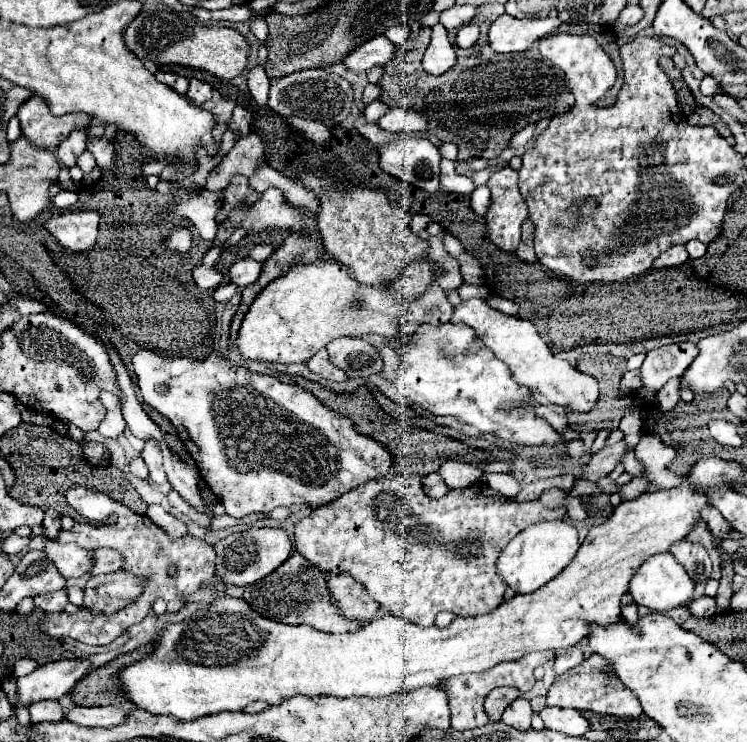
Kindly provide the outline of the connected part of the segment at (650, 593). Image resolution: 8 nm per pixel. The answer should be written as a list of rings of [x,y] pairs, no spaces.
[[[659,553],[659,555],[651,555],[651,559],[647,559],[639,571],[635,573],[635,577],[629,583],[629,593],[633,595],[637,605],[645,605],[653,611],[669,611],[675,609],[683,603],[689,601],[689,597],[693,595],[693,581],[689,579],[689,575],[685,573],[685,569],[675,561],[675,557],[671,553]]]

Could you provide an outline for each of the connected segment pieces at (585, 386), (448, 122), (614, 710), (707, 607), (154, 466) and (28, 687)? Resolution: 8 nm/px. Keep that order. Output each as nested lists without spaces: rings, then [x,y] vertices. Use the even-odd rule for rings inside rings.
[[[467,299],[467,301],[461,301],[453,309],[451,323],[469,325],[475,331],[475,335],[483,341],[483,345],[487,349],[491,349],[495,353],[495,357],[501,359],[511,369],[511,373],[515,375],[515,381],[519,381],[521,385],[525,385],[531,391],[539,391],[553,405],[571,407],[579,413],[593,409],[593,405],[597,401],[597,381],[593,377],[569,367],[567,361],[557,359],[549,351],[545,341],[539,337],[535,325],[531,321],[505,315],[505,313],[489,307],[489,303],[485,299]]]
[[[425,27],[417,39],[411,37],[403,49],[395,51],[393,61],[383,67],[379,101],[387,107],[413,107],[417,113],[425,115],[433,135],[443,143],[455,143],[459,147],[459,161],[471,157],[495,159],[509,147],[511,137],[521,127],[565,113],[575,103],[573,93],[565,87],[563,75],[539,55],[537,47],[517,55],[501,55],[481,41],[481,51],[475,59],[471,59],[471,55],[459,55],[457,63],[447,73],[433,77],[421,67],[427,45],[429,31]]]
[[[591,655],[581,665],[565,671],[561,677],[557,677],[547,693],[547,705],[559,705],[559,707],[573,707],[579,711],[595,711],[601,715],[615,715],[621,719],[637,719],[643,711],[639,705],[637,695],[623,687],[623,683],[613,675],[611,667],[607,669],[607,663],[601,655]]]
[[[699,597],[689,603],[689,611],[693,617],[711,617],[715,615],[715,599],[713,597]]]
[[[147,441],[141,455],[143,455],[143,461],[145,461],[147,467],[149,467],[149,477],[151,477],[155,483],[167,483],[167,475],[165,475],[165,471],[163,471],[163,455],[161,455],[159,445],[153,443],[153,441]]]
[[[61,659],[37,667],[31,675],[17,681],[17,693],[21,703],[27,707],[31,701],[61,699],[71,691],[75,681],[79,681],[91,667],[89,659]]]

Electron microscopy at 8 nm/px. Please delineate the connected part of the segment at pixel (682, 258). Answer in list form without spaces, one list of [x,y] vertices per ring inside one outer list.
[[[675,245],[671,249],[667,249],[665,253],[661,253],[661,257],[653,263],[655,269],[665,269],[665,267],[677,267],[683,265],[689,259],[685,245]]]

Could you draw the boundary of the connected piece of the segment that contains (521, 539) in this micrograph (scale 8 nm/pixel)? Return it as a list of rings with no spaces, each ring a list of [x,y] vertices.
[[[543,521],[517,533],[499,557],[499,575],[517,593],[531,593],[561,573],[579,549],[579,535],[569,521]]]

